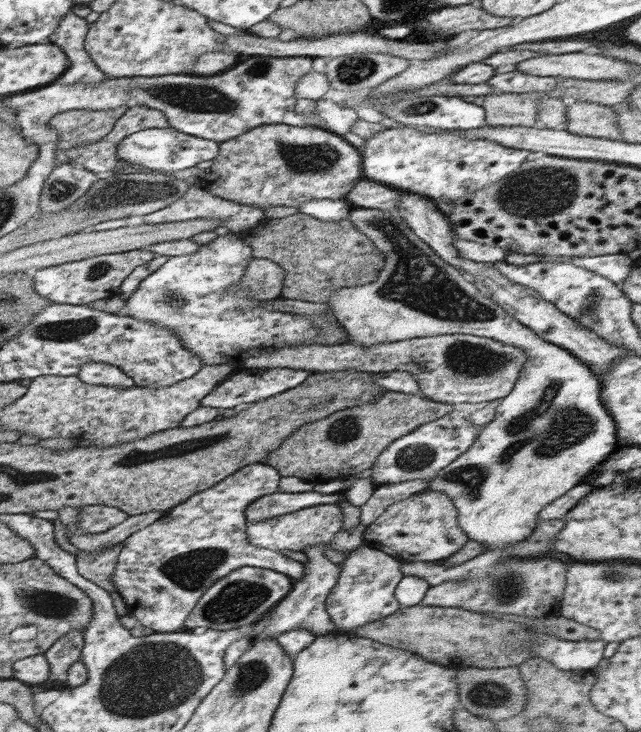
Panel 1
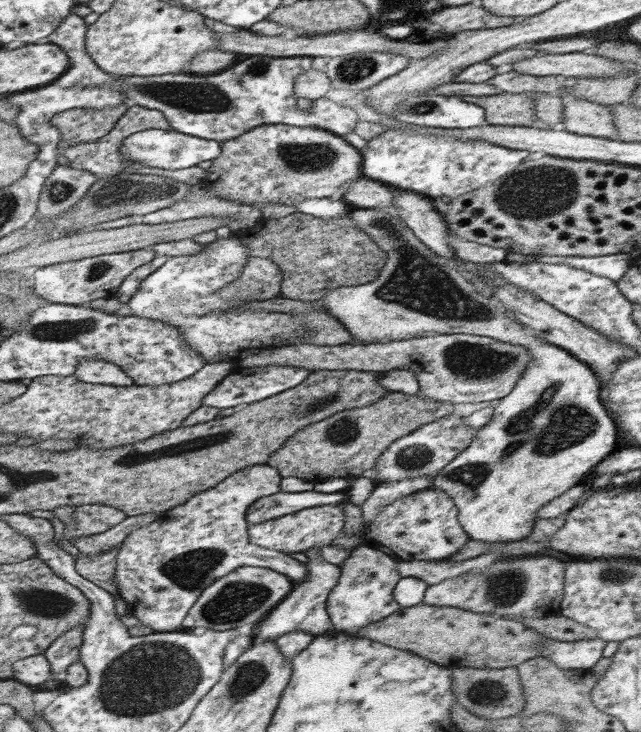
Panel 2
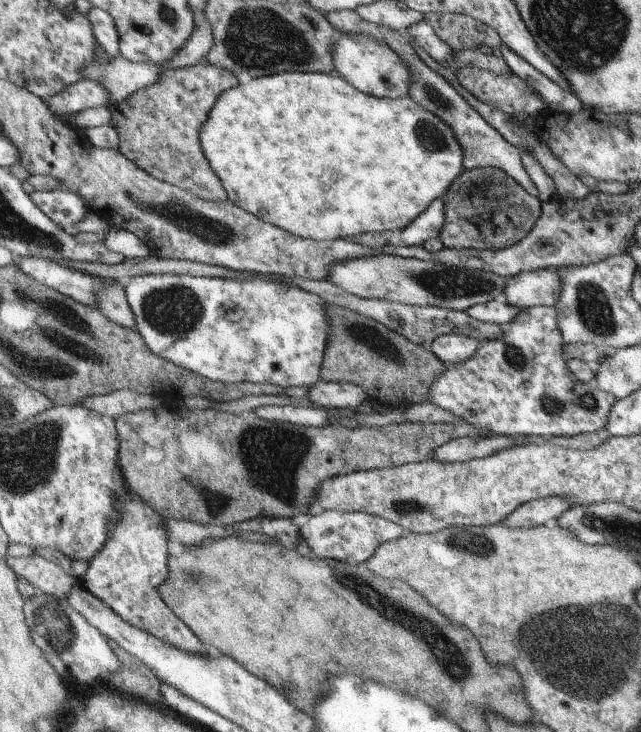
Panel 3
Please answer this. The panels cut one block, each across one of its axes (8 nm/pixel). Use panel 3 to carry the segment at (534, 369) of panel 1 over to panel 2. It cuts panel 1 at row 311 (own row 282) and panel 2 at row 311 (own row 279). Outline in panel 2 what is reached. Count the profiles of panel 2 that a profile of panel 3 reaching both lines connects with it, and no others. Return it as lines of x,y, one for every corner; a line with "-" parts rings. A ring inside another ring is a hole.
353,208
349,214
349,218
355,221
356,226
362,230
362,232
371,236
372,240
379,245
380,249
384,250
387,256
386,266
382,268
382,274
379,275
375,281
371,283
338,287
328,291
328,295
324,295
324,299
320,300
326,308
328,313
340,320
344,326
350,329
352,337
356,339
356,342
362,345
368,345
370,343
388,342
394,340
406,340
406,339
418,339
420,337
428,337
434,335
443,334
471,334
478,336
489,336
496,340
508,342
510,344
517,344
524,346
531,352
532,360
528,362
527,370
523,372
522,378
515,384
514,390
504,398
499,399
498,406
494,409
490,421
488,421
482,428
477,430
475,440
473,440
471,446
468,446
467,450
464,450
462,454
454,460
454,462
448,464
440,472
432,477
432,486
430,489
442,490
454,501
456,508
459,511
459,524
463,527
463,530
469,536
469,539
480,540
481,542
488,542
489,544
504,544
511,543
512,541
521,541
531,534
533,525
535,524
536,515
546,506
546,504
552,502
552,499
559,498
564,492
570,491
572,487
578,485
578,482
584,478
582,474
588,474
592,468
590,466
598,466
602,462
604,456
608,456
610,452
614,452
616,448
616,426
614,426
614,420
608,416
606,408
602,406
600,402
600,382
596,380
596,374
586,366
586,363
579,358
572,356
567,349
560,348
554,344
543,342
536,335
528,335
524,330
522,324
520,324
515,316
510,316
507,310
501,306
500,301
496,297
485,297
482,293
479,293
474,284
466,280
462,273
458,272
456,268
450,268
446,260
442,260
438,255
430,251
430,248
423,241
419,239
412,232
411,228
408,228
406,222
402,217
396,216
389,212
389,210
383,209
368,209
368,208

